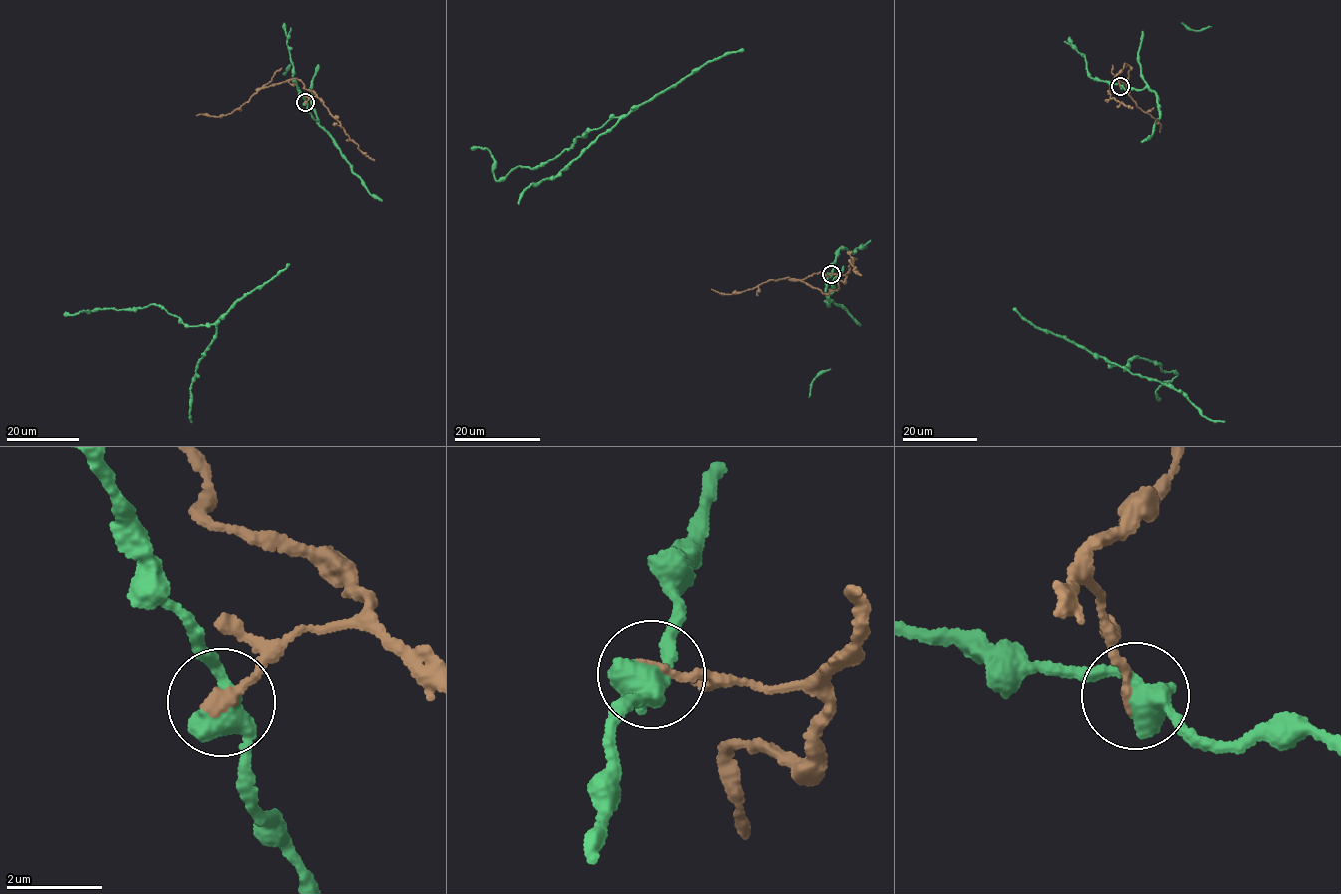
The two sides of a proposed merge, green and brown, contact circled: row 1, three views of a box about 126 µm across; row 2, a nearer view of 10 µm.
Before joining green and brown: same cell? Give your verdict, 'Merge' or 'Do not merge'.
Do not merge

